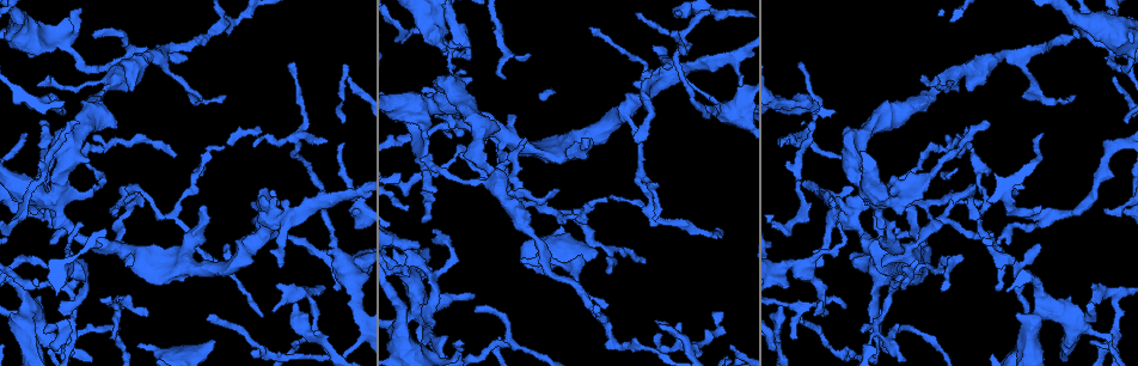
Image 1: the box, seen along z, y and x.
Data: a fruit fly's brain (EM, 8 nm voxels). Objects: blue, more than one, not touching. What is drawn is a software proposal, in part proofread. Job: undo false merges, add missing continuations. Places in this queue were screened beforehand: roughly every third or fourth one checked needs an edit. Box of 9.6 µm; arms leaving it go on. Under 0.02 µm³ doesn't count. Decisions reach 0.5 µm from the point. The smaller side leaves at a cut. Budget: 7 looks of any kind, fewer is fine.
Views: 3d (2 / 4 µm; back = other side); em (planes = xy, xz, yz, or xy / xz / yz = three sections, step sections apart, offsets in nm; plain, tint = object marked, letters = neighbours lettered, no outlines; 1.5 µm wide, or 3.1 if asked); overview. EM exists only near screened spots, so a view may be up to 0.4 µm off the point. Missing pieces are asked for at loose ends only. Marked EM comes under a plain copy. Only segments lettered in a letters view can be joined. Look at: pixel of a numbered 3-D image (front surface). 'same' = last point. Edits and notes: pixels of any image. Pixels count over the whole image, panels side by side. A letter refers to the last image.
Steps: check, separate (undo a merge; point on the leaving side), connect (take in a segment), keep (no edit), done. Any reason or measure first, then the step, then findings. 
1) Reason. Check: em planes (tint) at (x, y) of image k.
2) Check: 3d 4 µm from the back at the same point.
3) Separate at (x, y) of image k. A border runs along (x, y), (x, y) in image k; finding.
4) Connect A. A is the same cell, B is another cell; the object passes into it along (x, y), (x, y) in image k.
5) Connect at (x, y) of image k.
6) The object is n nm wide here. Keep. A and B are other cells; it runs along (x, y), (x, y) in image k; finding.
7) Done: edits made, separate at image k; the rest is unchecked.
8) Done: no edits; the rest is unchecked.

Stops while still wide. Check: em planes (letters) at (522, 259) of image 1.

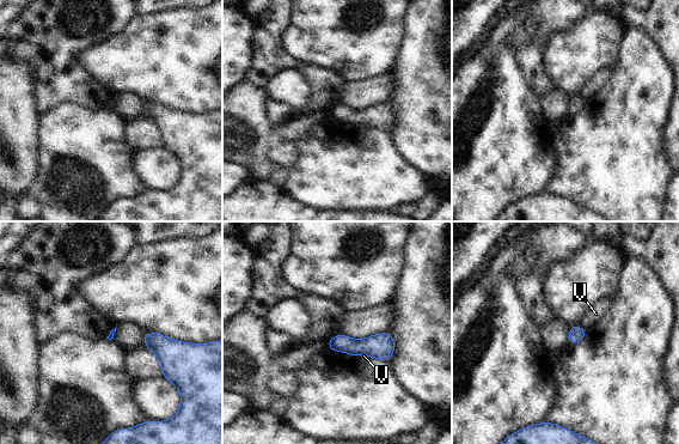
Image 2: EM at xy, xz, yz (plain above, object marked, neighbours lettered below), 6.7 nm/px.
Keep. V is another cell; a border runs along (575, 324), (585, 330) in image 2; none of them fits.

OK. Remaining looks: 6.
Stops while still wide. Check: em planes (letters) at (212, 340) of image 1.

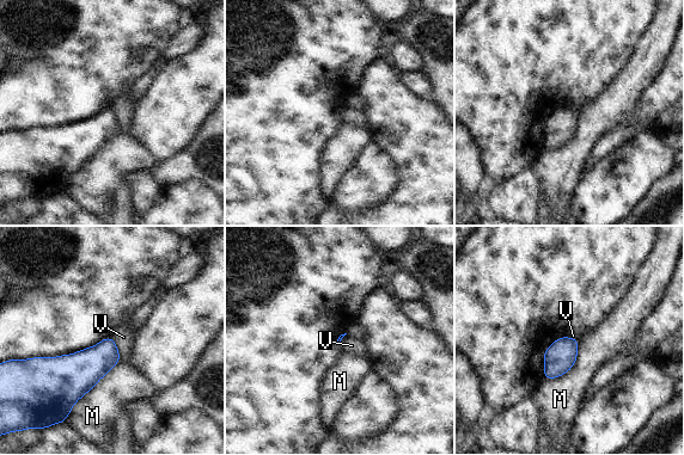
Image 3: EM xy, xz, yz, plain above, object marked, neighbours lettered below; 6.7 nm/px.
Keep. M and V are other cells; no lettered segment goes on from it.

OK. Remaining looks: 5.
Thin end. Check: 3d 4 µm at (143, 205) of image 1.

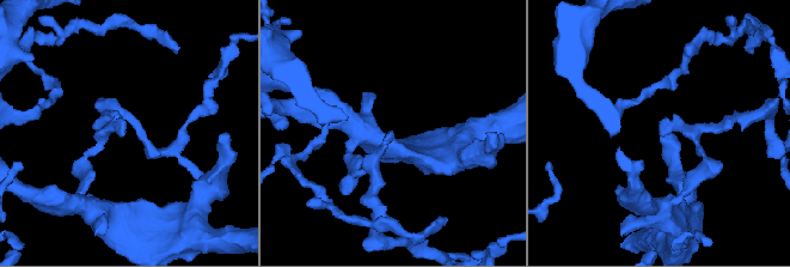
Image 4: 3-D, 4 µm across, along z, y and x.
Need the tissue. Check: em planes (letters) at (123, 134) of image 4.

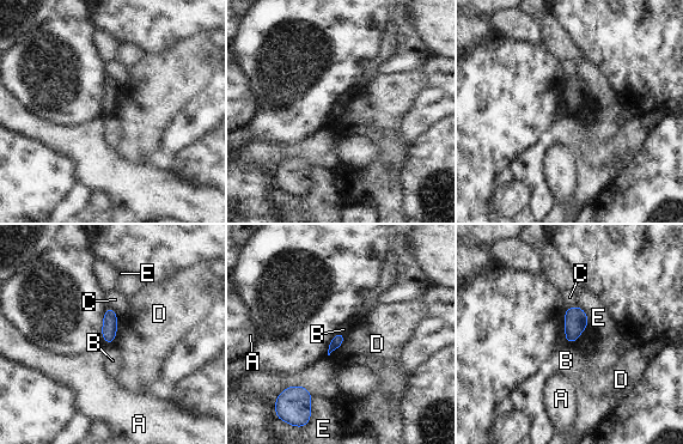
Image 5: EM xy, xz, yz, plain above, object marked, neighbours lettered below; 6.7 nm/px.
Keep. A, B, C, D and E are other cells; a border runs along (116, 332), (111, 344) in image 5; no lettered segment goes on from it.

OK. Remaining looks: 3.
Done: no edits; the rest is unchecked.

